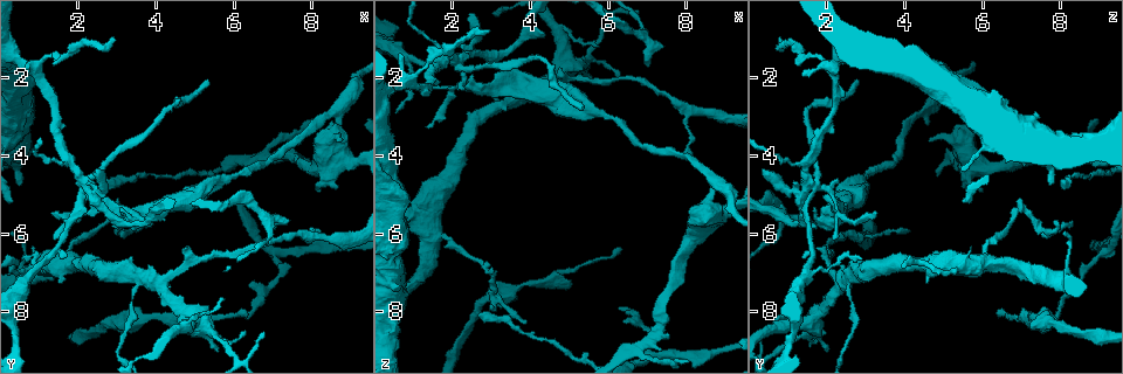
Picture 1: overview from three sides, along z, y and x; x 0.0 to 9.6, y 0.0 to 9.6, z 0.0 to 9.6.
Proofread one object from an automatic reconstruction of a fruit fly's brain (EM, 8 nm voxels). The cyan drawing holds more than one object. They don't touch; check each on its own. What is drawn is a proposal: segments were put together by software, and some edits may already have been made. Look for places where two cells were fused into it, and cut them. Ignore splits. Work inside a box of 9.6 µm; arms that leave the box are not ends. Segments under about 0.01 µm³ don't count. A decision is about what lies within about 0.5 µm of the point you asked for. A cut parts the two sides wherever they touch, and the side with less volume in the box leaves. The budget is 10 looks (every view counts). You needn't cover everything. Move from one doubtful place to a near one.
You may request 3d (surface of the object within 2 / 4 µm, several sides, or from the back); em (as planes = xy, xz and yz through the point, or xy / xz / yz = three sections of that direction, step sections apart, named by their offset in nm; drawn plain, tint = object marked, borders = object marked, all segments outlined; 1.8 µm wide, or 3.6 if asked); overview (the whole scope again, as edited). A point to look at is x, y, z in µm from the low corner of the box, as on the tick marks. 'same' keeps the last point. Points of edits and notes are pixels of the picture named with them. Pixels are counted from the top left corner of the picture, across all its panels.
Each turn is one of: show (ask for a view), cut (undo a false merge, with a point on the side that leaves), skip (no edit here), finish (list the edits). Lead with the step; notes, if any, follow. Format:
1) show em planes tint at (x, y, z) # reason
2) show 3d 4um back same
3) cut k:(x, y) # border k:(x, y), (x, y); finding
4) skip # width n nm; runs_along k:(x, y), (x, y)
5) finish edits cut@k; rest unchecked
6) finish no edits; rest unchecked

show 3d 2um back at (6.85, 4.10, 8.90) # arms part here

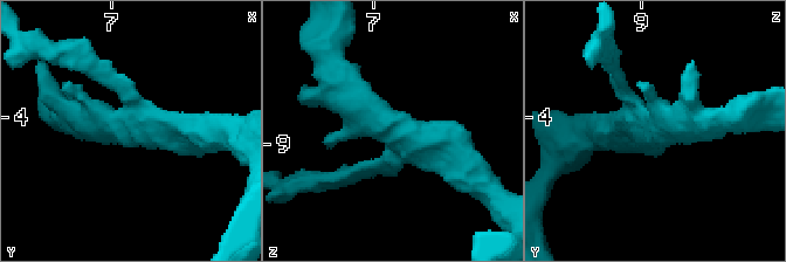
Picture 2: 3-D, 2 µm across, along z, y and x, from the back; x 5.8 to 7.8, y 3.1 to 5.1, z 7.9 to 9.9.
show em xy step 4 tint at (6.84, 4.06, 8.90) # shape alone is not enough

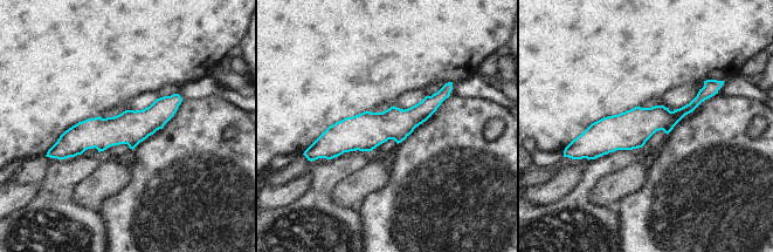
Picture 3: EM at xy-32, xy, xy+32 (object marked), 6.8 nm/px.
show em planes tint same

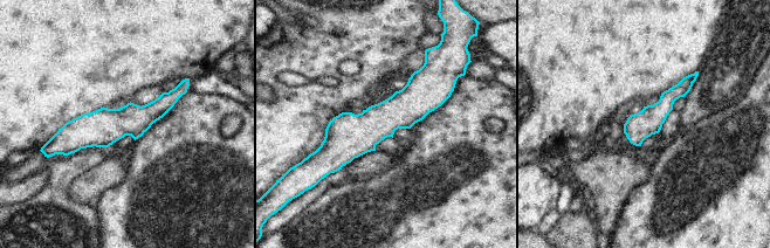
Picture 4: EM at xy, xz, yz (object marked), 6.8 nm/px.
skip # width 190 nm; one cell here

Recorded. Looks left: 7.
show em 3.6um xy step 8 tint at (2.20, 4.75, 1.70) # four or more arms meet

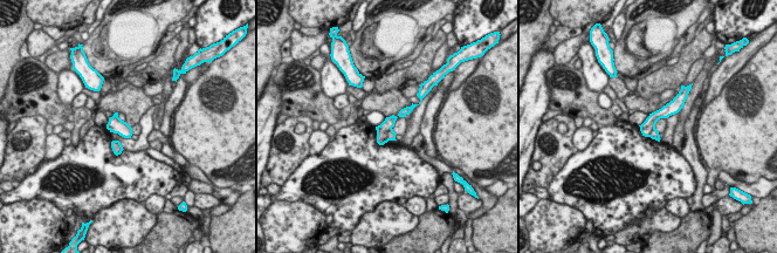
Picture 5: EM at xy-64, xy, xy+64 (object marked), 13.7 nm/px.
cut 5:(389, 123) # a second cell is stuck on

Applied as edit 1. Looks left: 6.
show 3d 2um at (0.65, 1.80, 2.25) # calibre changes

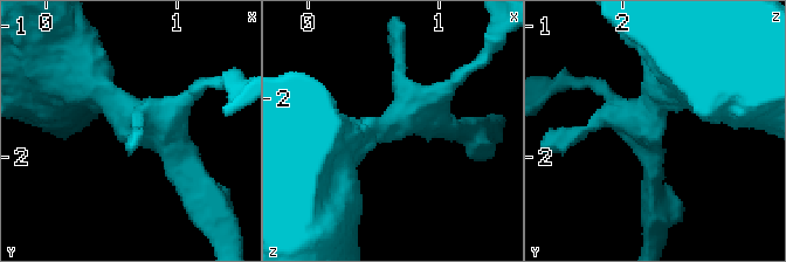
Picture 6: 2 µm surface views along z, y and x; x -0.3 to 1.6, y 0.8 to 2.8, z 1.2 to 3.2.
show em xz step 8 borders at (0.68, 1.74, 2.20) # shape alone is not enough

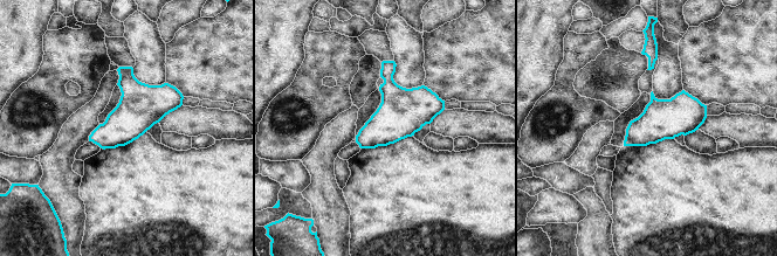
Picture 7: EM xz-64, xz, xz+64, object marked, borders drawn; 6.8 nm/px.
skip # all the same cell

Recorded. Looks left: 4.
show 3d 2um at (6.95, 5.55, 0.95) # sudden change in width

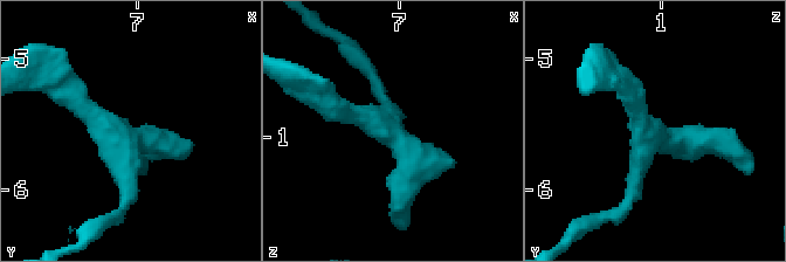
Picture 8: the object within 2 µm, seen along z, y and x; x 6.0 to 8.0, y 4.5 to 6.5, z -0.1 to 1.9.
show em planes tint at (6.92, 5.60, 0.96)

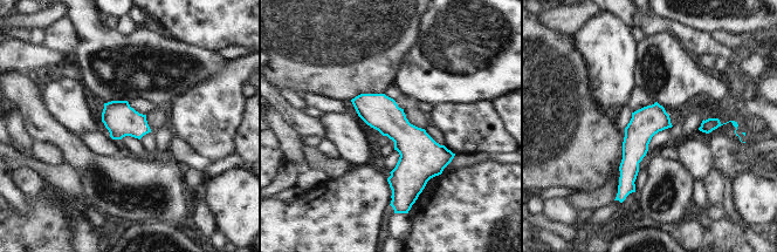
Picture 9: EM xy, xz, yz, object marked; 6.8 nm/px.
skip # runs_along 9:(657, 107), (638, 134), (628, 188); all the same cell

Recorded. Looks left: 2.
finish edits cut@5; rest unchecked

